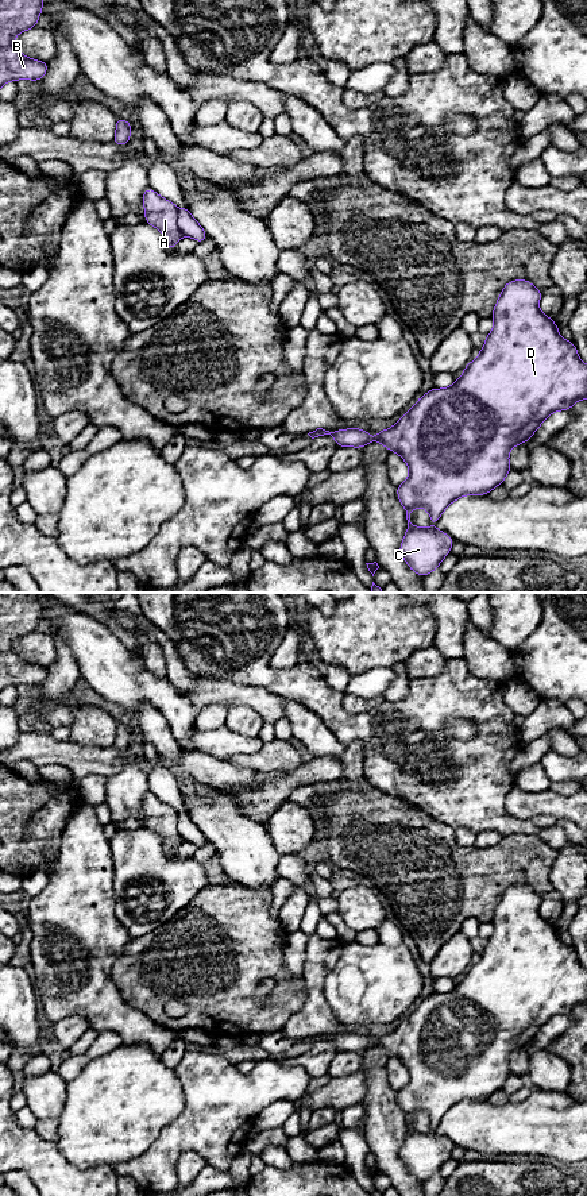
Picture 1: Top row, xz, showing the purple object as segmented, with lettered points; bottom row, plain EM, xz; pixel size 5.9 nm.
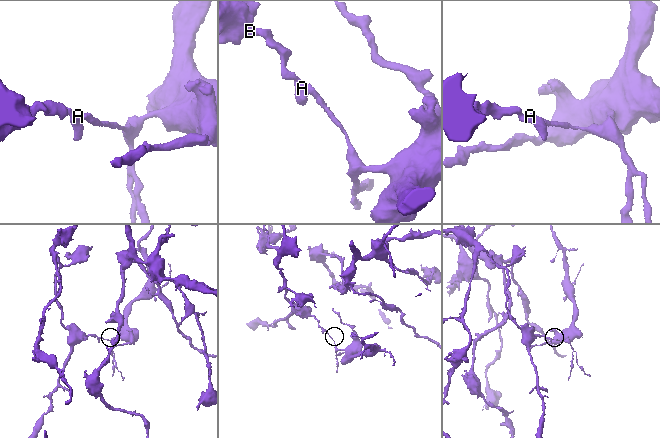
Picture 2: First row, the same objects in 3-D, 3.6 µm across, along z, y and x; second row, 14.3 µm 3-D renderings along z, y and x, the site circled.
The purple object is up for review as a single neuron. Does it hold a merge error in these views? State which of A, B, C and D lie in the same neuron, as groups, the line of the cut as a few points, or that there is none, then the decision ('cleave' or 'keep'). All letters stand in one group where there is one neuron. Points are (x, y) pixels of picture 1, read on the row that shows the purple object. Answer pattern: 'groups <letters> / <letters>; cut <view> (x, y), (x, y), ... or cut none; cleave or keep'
groups A B / C D; cut xz (178, 209), (177, 228), (182, 235); cleave

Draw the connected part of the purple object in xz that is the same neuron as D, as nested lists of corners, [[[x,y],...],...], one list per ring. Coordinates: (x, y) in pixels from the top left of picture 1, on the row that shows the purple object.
[[[526,279],[509,281],[497,300],[491,315],[494,328],[487,335],[478,358],[468,362],[462,377],[452,386],[430,389],[391,428],[378,432],[374,439],[366,429],[359,428],[332,432],[317,428],[308,433],[312,439],[331,435],[337,447],[362,448],[371,441],[378,441],[408,463],[409,477],[397,486],[397,495],[406,510],[408,520],[399,553],[409,568],[421,578],[439,568],[441,560],[451,553],[455,540],[435,525],[417,528],[410,522],[410,513],[416,508],[425,508],[435,524],[443,512],[460,497],[488,494],[494,487],[502,485],[510,472],[509,451],[513,447],[526,443],[549,414],[557,410],[571,410],[575,402],[587,400],[587,364],[580,360],[575,344],[559,335],[555,320],[540,310],[541,296],[542,292]]]

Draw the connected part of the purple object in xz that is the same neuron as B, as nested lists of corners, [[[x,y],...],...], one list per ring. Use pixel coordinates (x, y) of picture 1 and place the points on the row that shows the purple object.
[[[0,0],[0,86],[45,77],[47,62],[23,55],[13,45],[16,35],[36,27],[42,11],[42,0]]]

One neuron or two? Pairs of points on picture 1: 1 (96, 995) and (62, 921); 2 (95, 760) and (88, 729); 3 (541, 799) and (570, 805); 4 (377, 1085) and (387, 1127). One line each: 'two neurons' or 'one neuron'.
1: one neuron
2: two neurons
3: one neuron
4: one neuron

